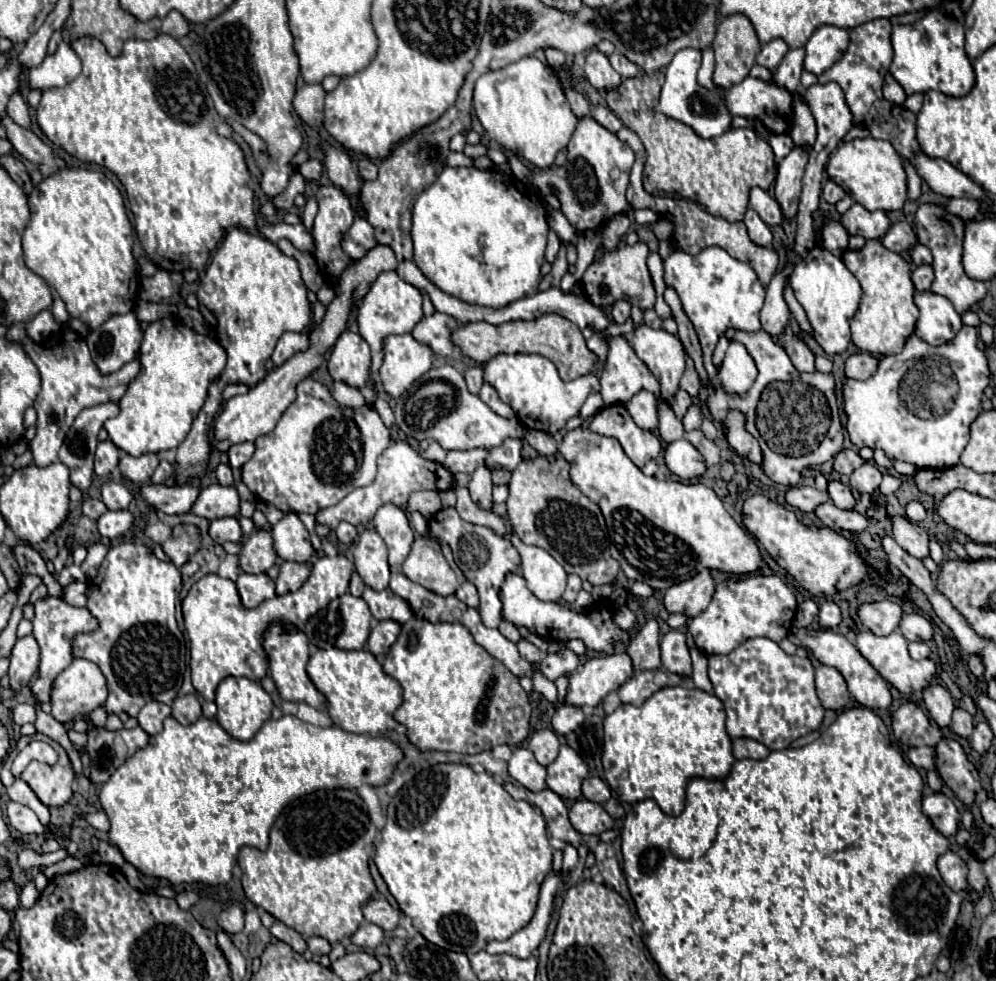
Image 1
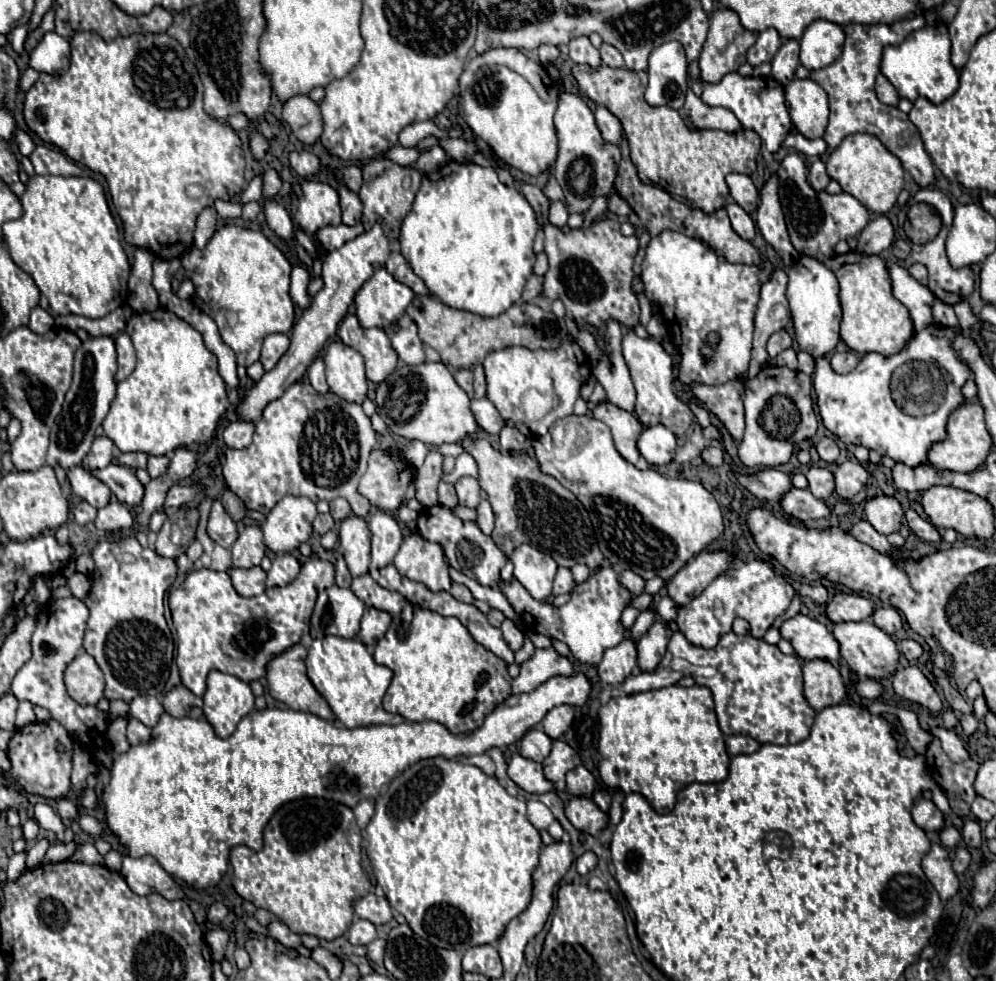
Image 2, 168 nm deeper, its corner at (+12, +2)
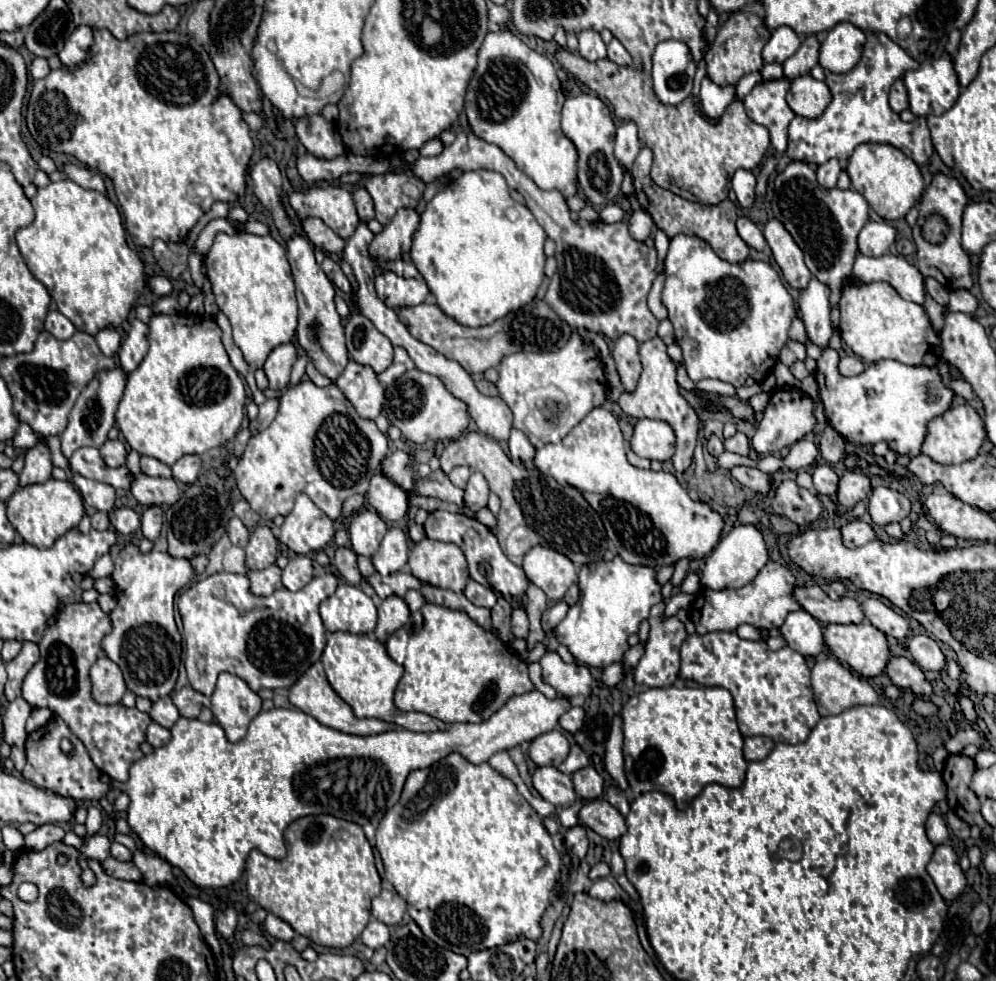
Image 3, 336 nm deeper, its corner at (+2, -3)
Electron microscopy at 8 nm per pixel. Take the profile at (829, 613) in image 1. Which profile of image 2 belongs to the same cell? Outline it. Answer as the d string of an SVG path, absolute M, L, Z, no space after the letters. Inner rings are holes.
M805 584L805 586L801 586L801 594L807 594L817 606L827 602L827 590L825 590L825 586L821 586L821 584L813 584L813 586Z

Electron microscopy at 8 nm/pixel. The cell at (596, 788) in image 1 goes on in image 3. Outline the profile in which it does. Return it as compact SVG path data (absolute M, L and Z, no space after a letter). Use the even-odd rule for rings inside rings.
M589 765L589 767L583 767L581 771L577 771L573 775L573 787L575 787L577 797L581 797L585 801L591 801L591 799L601 797L601 793L603 793L603 779Z

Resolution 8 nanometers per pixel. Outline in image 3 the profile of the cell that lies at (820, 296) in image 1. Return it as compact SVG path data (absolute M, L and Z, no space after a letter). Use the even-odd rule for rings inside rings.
M811 279L809 287L799 295L799 315L805 323L807 335L815 345L827 347L833 335L829 315L829 287Z

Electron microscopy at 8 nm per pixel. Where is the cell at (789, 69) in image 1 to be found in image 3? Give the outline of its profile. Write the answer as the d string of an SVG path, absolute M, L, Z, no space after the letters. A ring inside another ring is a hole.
M809 35L803 39L799 51L795 55L791 55L785 63L783 63L783 71L787 79L795 79L801 75L807 75L811 71L813 65L817 65L819 61L819 39L815 35Z

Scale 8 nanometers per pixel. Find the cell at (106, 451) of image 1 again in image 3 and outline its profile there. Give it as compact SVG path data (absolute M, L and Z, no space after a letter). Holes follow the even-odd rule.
M107 439L103 443L103 447L101 447L101 457L103 457L103 461L109 467L121 467L121 465L125 465L127 449L125 449L125 445L119 439L115 439L115 441L109 441Z

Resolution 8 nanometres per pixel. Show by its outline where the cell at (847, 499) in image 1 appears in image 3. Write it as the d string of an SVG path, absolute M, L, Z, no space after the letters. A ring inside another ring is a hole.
M817 465L815 471L813 471L813 483L815 483L815 491L817 493L833 497L835 491L837 491L839 477L831 469L831 465Z

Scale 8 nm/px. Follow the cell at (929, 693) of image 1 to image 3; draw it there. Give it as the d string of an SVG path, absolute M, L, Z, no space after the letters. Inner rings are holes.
M891 657L885 667L885 675L895 685L909 687L915 695L923 695L923 697L931 695L931 683L925 679L919 665L905 657Z

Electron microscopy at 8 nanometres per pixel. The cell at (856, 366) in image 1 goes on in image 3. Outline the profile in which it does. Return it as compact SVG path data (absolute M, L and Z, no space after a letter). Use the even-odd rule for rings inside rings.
M841 357L839 359L839 373L841 375L859 375L865 369L863 361L859 357Z

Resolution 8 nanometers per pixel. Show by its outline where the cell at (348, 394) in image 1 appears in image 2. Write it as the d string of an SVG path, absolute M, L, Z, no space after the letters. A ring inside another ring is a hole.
M317 358L317 360L309 366L307 374L309 374L311 386L313 386L315 390L319 390L319 394L327 394L327 392L329 392L329 386L327 386L327 382L325 382L325 364L323 364L323 358Z

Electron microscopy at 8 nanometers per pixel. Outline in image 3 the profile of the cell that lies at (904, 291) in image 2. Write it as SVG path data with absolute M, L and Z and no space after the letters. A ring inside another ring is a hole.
M859 253L855 257L851 279L861 285L887 281L903 299L909 299L915 303L925 301L923 275L917 271L917 267L907 263L901 255L887 253L881 257L867 257Z

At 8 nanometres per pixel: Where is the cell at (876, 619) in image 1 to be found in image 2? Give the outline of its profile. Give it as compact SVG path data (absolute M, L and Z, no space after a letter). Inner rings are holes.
M837 594L831 604L827 604L825 614L831 622L861 622L871 618L875 612L875 602L859 594Z

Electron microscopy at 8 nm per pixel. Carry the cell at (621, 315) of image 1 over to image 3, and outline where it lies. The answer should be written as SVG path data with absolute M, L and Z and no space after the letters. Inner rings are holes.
M621 335L613 347L613 359L617 363L617 371L625 391L633 391L641 375L641 361L639 361L635 337Z

